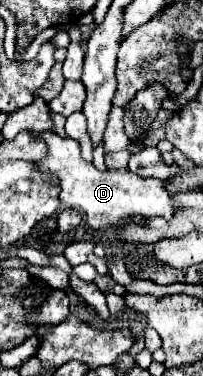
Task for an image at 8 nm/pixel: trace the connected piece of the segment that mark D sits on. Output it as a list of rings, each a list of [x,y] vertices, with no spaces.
[[[34,132],[34,138],[46,142],[48,154],[40,162],[36,162],[36,170],[42,174],[48,174],[50,178],[56,180],[58,176],[58,186],[60,186],[60,200],[66,208],[76,208],[86,214],[86,220],[90,228],[100,230],[106,226],[116,226],[122,220],[142,216],[142,218],[152,218],[152,216],[162,216],[170,218],[174,210],[174,200],[166,192],[164,182],[156,178],[140,178],[132,172],[100,172],[94,168],[94,164],[86,162],[80,156],[80,144],[72,138],[62,138],[52,132]]]

